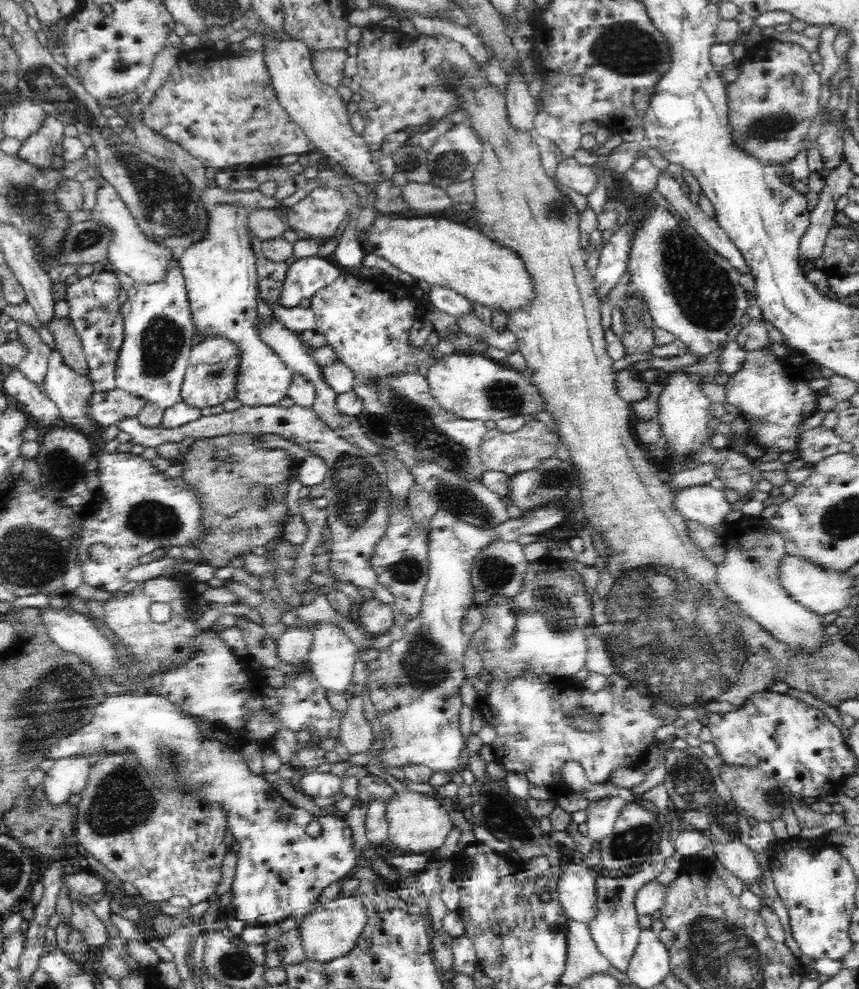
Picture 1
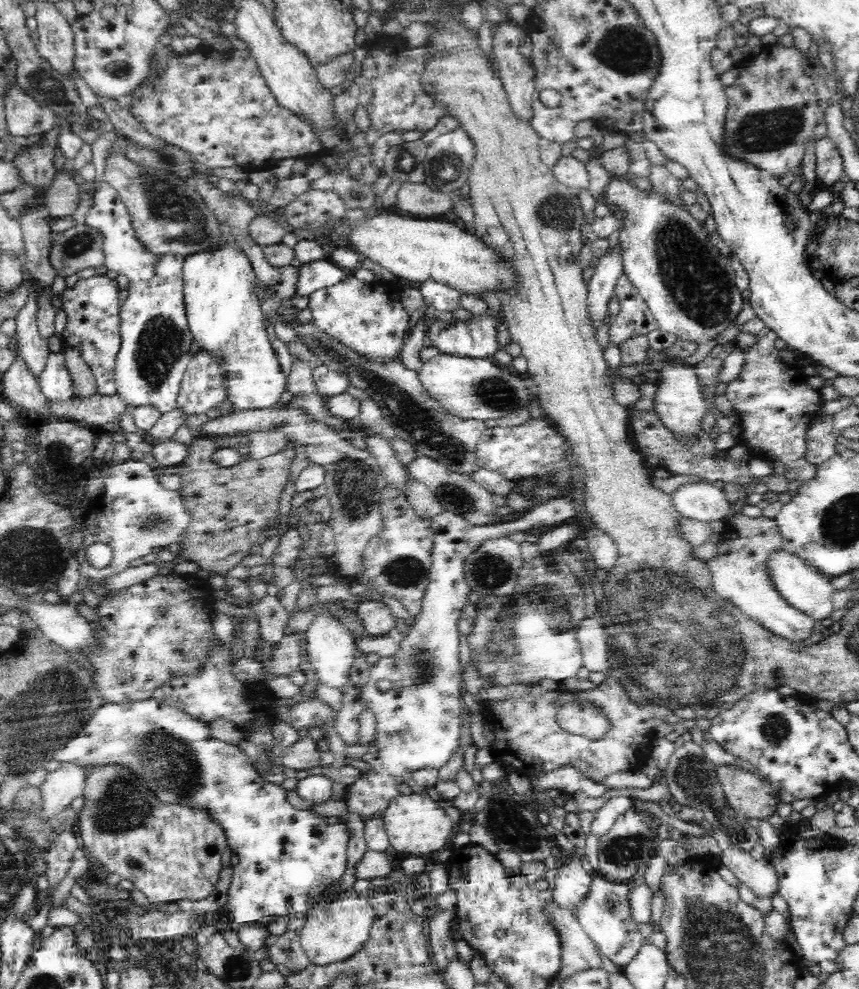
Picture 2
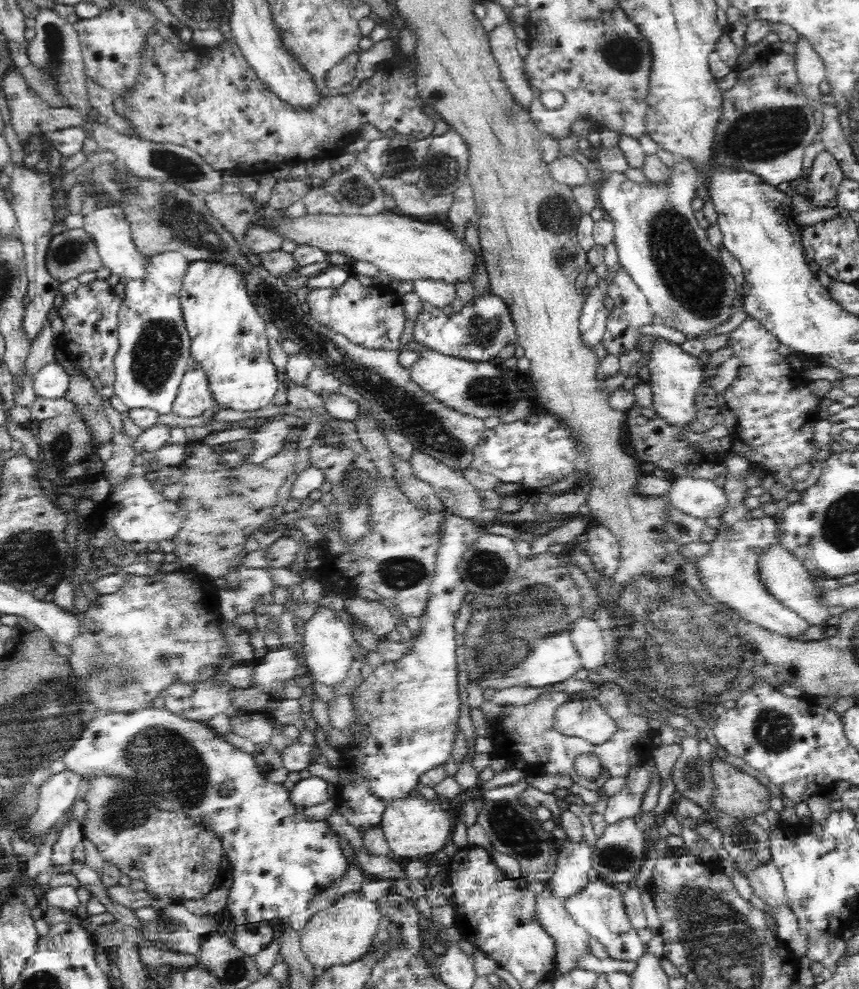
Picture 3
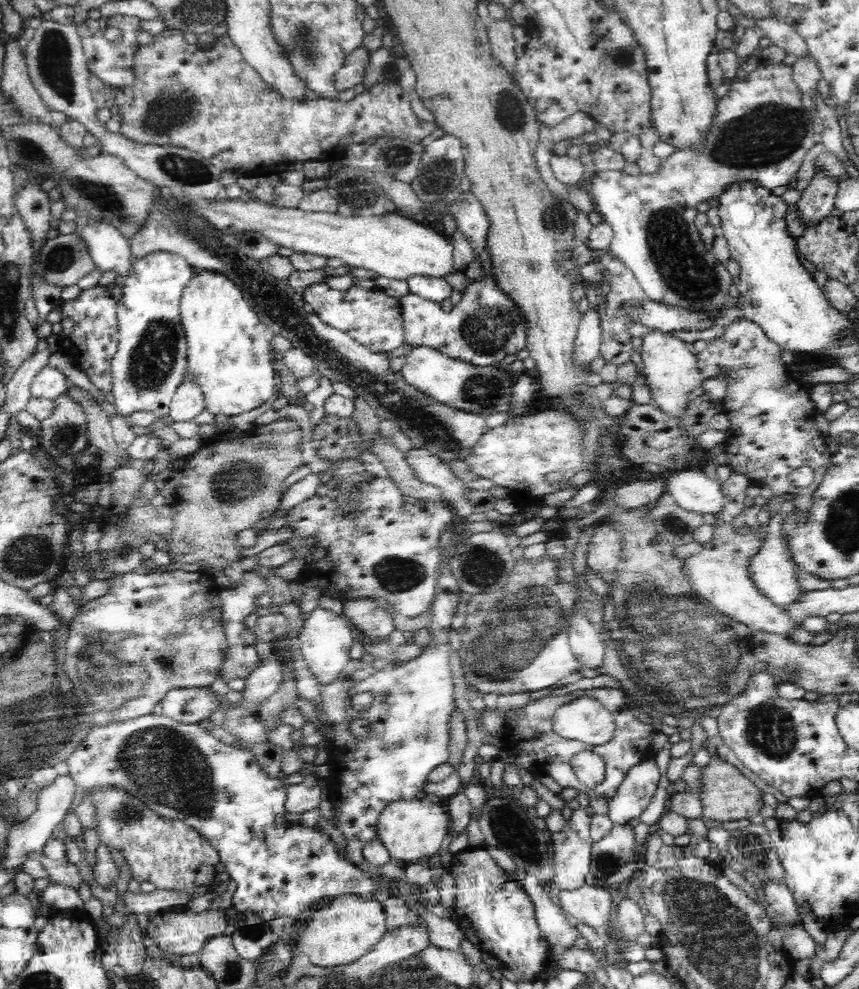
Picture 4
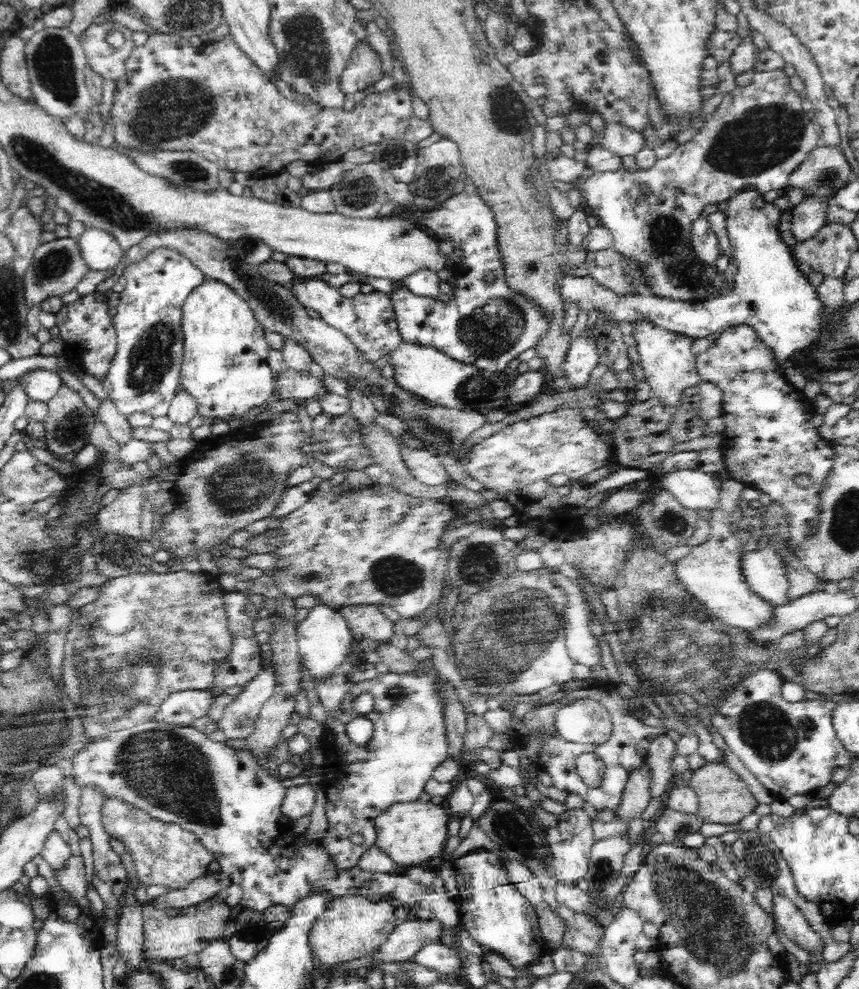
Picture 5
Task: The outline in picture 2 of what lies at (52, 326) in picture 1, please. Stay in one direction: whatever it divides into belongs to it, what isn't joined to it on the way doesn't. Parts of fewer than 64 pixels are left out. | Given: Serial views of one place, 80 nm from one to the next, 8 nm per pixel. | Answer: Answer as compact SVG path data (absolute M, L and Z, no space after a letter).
M66 343L62 344L61 352L63 353L65 365L68 367L75 385L76 399L86 400L86 398L98 394L94 373L86 365L82 353L78 349L66 345Z

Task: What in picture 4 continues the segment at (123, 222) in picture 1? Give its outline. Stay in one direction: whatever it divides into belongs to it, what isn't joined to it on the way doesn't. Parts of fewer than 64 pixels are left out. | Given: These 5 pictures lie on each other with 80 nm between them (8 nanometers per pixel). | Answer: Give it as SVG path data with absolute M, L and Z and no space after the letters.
M89 222L79 235L92 263L102 273L116 272L118 276L126 276L137 260L132 253L131 240L124 239L106 222Z

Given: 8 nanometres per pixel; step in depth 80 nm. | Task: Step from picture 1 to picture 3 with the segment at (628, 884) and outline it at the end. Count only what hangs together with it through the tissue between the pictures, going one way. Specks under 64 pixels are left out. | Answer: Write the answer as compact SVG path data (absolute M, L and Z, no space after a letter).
M597 879L595 882L588 883L580 892L568 896L563 903L574 922L603 944L610 957L636 962L645 953L647 945L638 937L638 930L632 927L632 923L628 920L622 896L619 889Z

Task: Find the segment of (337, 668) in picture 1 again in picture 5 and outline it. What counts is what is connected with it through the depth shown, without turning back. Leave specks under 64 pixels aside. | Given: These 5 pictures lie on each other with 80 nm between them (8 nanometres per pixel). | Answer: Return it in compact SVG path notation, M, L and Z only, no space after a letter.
M315 605L307 617L297 624L296 638L302 666L308 668L316 683L330 678L330 674L346 660L354 642L346 617L328 605Z

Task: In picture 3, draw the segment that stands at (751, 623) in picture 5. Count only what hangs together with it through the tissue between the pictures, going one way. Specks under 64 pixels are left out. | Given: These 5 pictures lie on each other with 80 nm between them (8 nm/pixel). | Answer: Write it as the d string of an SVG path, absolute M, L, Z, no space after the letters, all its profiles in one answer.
M728 453L724 461L728 467L723 486L727 498L726 512L720 516L721 526L717 530L716 539L710 542L710 552L702 558L694 559L695 570L698 570L698 576L702 579L701 586L706 594L710 594L716 602L732 608L742 619L780 636L802 639L802 634L811 627L810 623L774 599L774 595L766 591L758 578L758 556L779 538L778 519L774 516L755 519L746 517L749 509L743 503L747 496L744 478L749 475L750 463L742 455L734 453Z

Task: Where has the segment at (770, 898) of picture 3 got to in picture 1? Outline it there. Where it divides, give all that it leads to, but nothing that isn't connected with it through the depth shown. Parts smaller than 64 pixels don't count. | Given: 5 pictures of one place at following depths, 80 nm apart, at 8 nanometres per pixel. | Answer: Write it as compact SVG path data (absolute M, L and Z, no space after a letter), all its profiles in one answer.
M715 837L713 852L715 853L715 860L720 861L744 885L762 882L764 871L756 862L755 854L747 844L744 845L738 841L722 844L718 841L718 837Z

